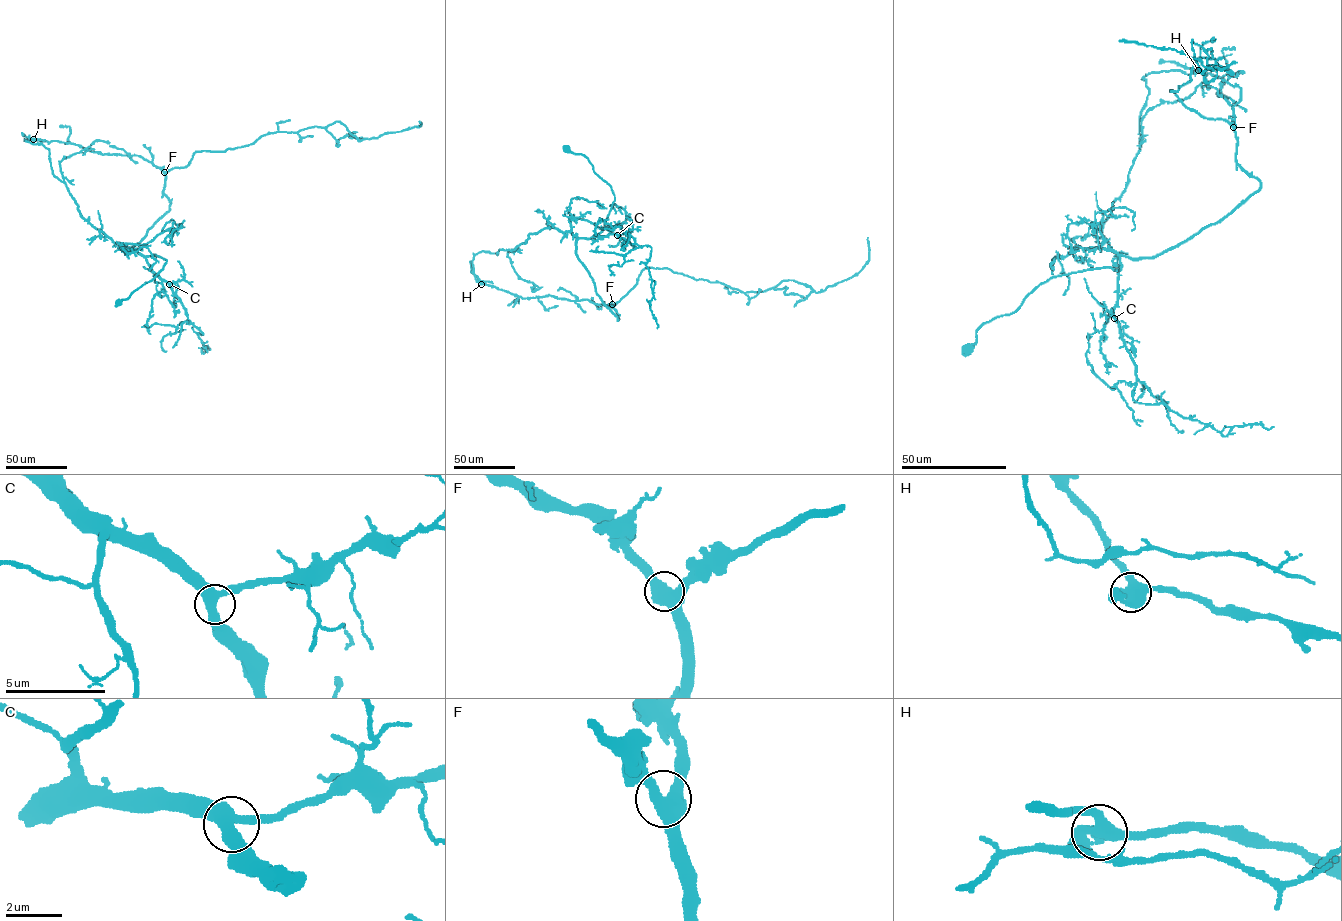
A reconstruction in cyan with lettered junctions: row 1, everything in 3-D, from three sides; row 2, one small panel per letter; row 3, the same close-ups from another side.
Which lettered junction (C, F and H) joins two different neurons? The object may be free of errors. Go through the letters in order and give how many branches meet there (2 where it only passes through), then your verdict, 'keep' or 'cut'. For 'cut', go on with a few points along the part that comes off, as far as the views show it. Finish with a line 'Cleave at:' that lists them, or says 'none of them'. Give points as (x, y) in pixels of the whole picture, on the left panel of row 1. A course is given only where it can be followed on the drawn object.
C: branches 3; keep
F: branches 3; keep
H: branches 3; keep
Cleave at: none of them

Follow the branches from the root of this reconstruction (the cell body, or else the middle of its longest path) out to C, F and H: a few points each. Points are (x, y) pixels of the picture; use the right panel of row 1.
C: (969, 348), (976, 342), (976, 332), (982, 324), (1013, 313), (1040, 284), (1067, 274), (1115, 269), (1114, 318)
F: (969, 348), (982, 324), (1053, 277), (1152, 258), (1230, 214), (1260, 185), (1236, 161), (1233, 127)
H: (969, 348), (982, 324), (1053, 277), (1159, 255), (1259, 189), (1236, 161), (1223, 79), (1198, 70)

